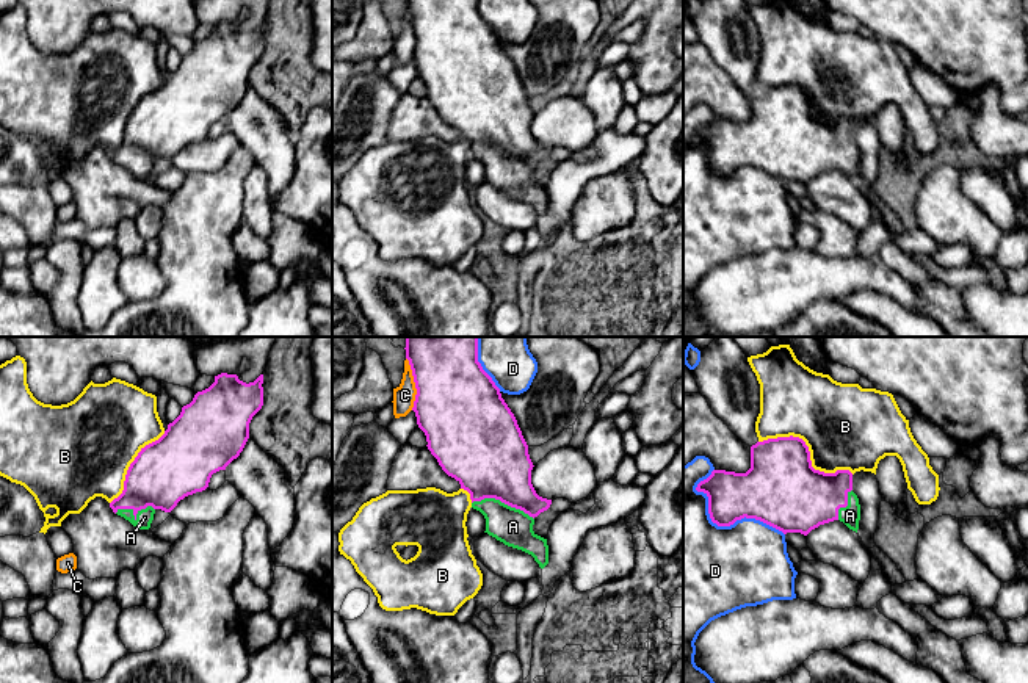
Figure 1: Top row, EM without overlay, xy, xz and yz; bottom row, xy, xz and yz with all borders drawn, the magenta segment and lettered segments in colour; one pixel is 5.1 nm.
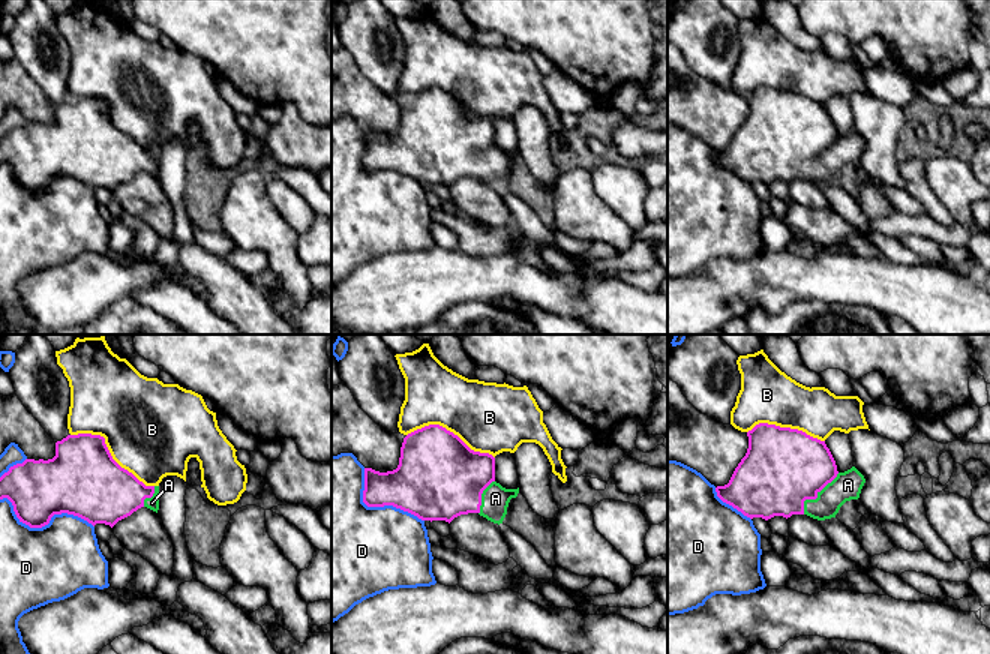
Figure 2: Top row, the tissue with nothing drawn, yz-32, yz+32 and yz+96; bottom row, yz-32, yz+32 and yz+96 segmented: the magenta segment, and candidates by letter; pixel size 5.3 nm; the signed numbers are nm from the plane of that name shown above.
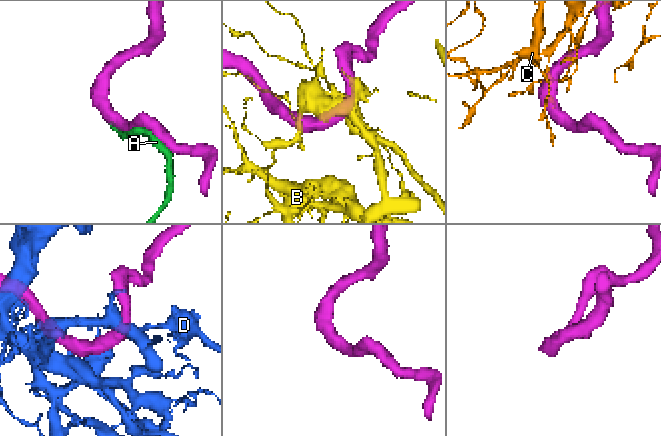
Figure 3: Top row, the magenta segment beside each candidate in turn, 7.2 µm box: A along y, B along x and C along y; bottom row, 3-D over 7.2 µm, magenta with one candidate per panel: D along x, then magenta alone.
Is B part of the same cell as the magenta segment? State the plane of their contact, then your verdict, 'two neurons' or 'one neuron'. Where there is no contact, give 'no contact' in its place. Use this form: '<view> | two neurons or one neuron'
yz | two neurons

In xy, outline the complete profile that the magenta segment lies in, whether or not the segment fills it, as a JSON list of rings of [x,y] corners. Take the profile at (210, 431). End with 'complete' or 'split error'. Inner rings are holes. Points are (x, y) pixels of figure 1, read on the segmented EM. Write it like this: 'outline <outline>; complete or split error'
outline [[[237,374],[215,376],[215,382],[182,407],[158,440],[141,448],[127,470],[122,493],[110,503],[113,512],[139,529],[149,529],[157,509],[171,512],[185,497],[205,490],[212,475],[226,470],[243,451],[249,423],[263,406],[262,384],[263,374],[249,384]]]; split error

